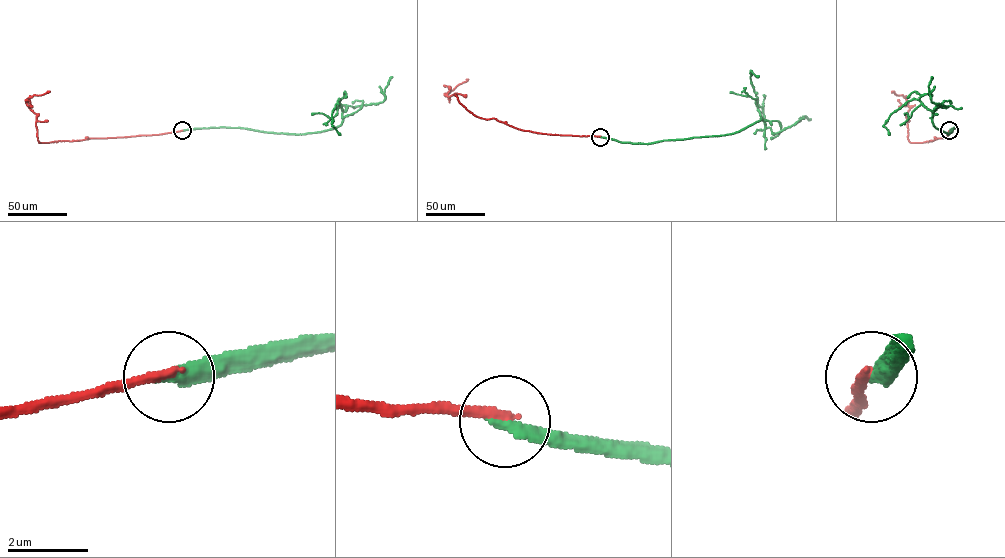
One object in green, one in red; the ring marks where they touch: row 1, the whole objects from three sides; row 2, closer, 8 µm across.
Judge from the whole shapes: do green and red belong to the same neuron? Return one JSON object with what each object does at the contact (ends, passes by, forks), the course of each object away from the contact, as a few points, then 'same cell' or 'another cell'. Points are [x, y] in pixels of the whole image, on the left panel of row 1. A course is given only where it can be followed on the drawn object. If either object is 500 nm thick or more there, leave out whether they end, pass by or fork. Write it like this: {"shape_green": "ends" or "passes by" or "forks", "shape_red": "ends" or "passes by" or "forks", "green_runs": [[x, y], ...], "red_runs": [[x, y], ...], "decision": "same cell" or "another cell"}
{"shape_green": "ends", "shape_red": "ends", "green_runs": [[182, 130], [239, 127], [288, 134], [324, 131], [341, 123], [347, 105], [383, 101], [392, 76]], "red_runs": [[182, 130], [39, 142], [37, 114], [26, 100], [49, 91]], "decision": "another cell"}

